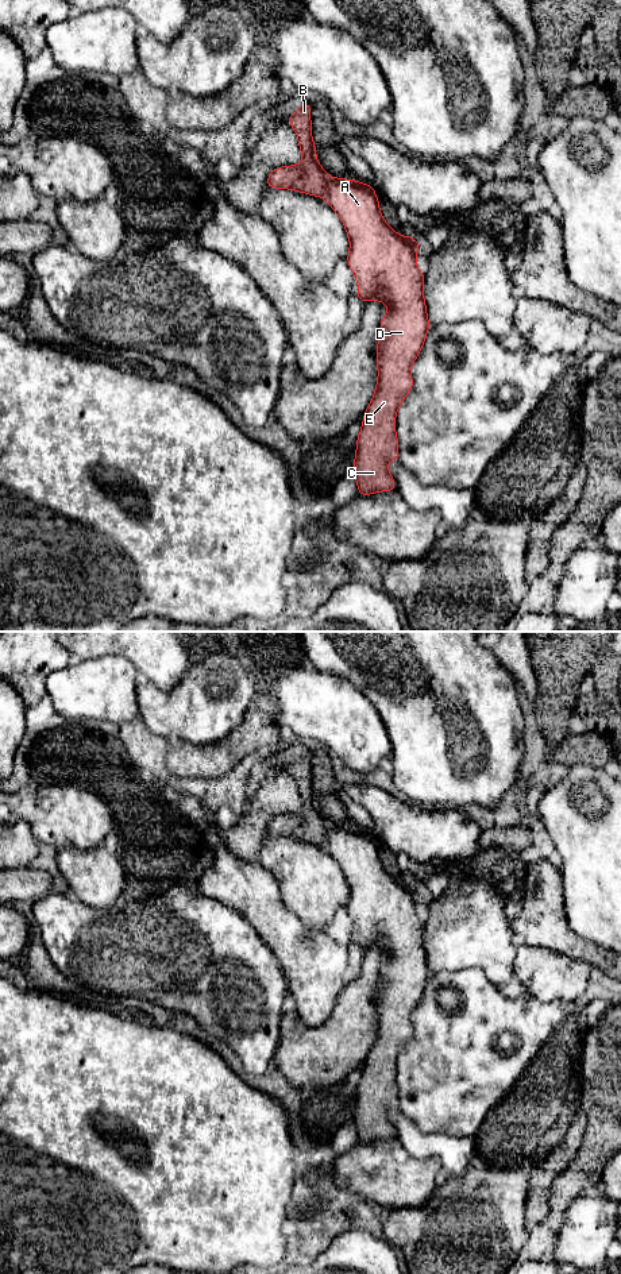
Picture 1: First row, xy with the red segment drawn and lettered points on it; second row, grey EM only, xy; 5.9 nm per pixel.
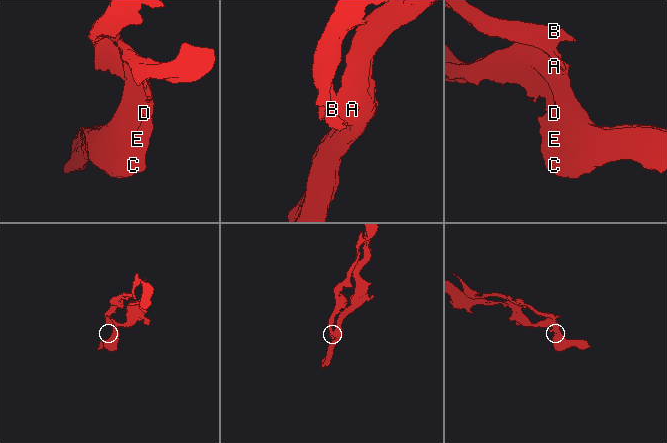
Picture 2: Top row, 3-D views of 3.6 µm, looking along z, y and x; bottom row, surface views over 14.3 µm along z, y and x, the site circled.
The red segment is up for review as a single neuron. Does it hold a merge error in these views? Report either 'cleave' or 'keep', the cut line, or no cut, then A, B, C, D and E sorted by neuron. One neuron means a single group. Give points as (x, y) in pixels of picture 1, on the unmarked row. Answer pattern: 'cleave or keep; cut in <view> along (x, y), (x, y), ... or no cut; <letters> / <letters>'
cleave; cut in xy along (328, 823), (323, 845); A C D E / B

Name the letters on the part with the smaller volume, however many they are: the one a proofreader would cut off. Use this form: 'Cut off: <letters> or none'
Cut off: B

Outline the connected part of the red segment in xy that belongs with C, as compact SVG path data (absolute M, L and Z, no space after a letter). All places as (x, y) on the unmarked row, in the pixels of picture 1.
M328 823L324 846L338 861L348 883L350 900L347 910L359 933L356 943L362 951L382 949L389 956L381 968L381 984L377 992L378 1027L356 1086L352 1121L356 1127L359 1143L394 1139L396 1130L389 1120L387 1109L400 1109L396 1061L406 1042L413 1036L410 1015L418 1004L431 974L424 949L425 923L416 912L420 892L412 884L398 883L383 868L373 833Z

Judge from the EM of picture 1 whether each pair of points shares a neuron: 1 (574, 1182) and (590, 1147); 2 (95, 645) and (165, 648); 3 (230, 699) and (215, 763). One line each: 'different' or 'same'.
1: same
2: same
3: different

